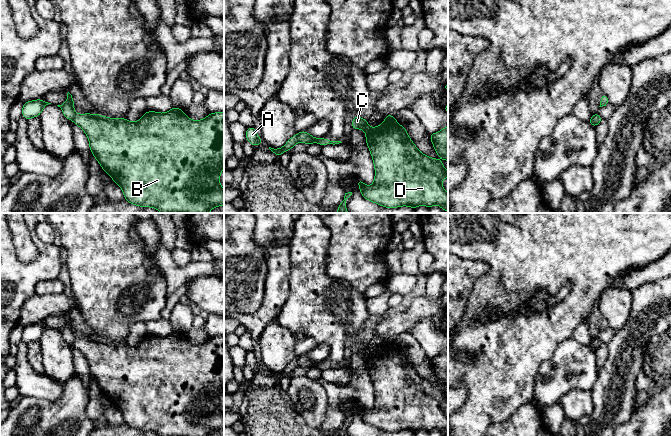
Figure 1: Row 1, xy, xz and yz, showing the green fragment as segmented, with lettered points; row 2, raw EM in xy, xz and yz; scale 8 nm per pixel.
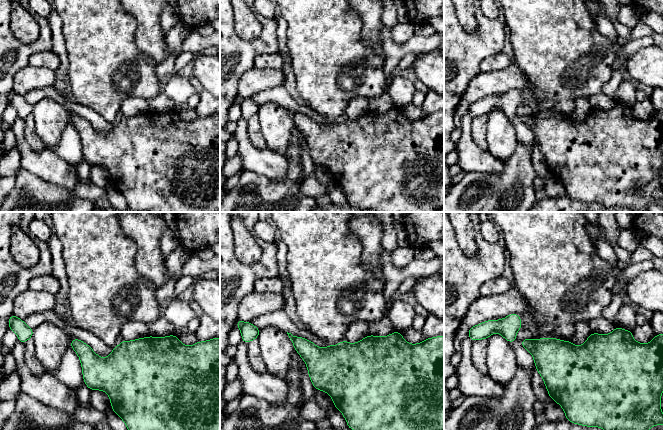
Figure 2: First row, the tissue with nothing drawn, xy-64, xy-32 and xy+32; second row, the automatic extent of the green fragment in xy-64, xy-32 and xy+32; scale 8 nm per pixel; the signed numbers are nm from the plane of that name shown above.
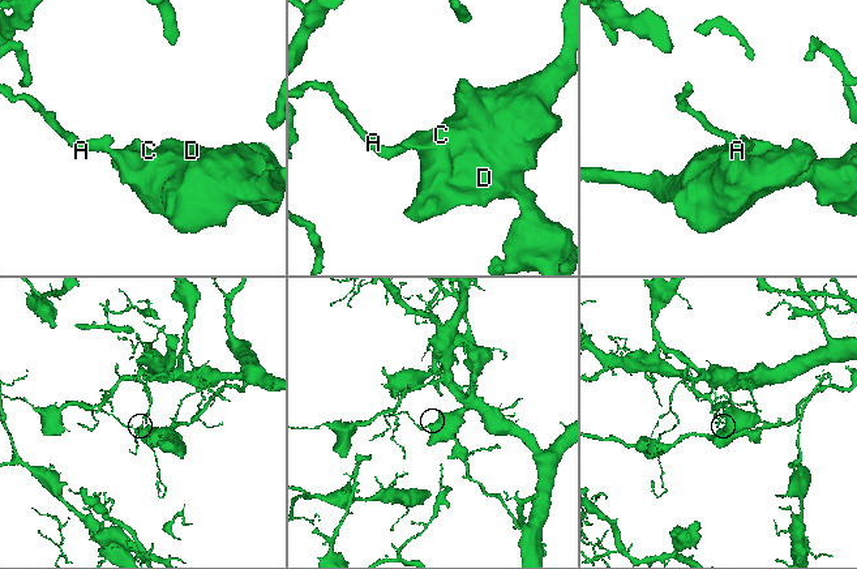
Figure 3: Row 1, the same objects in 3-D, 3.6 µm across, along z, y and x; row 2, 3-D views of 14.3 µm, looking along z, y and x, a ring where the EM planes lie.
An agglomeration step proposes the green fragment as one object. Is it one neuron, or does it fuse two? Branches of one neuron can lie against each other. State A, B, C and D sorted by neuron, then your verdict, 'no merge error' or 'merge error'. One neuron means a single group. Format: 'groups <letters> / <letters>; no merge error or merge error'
groups A / B C D; merge error

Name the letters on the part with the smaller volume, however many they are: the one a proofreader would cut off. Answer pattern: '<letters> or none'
B, C, D

